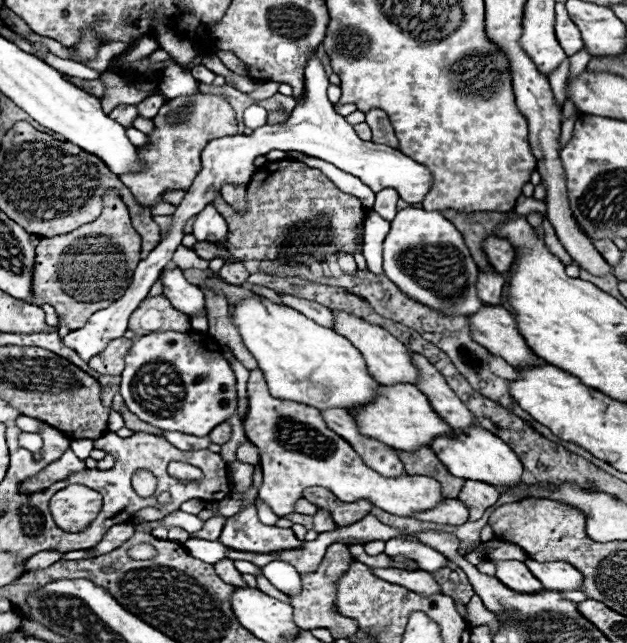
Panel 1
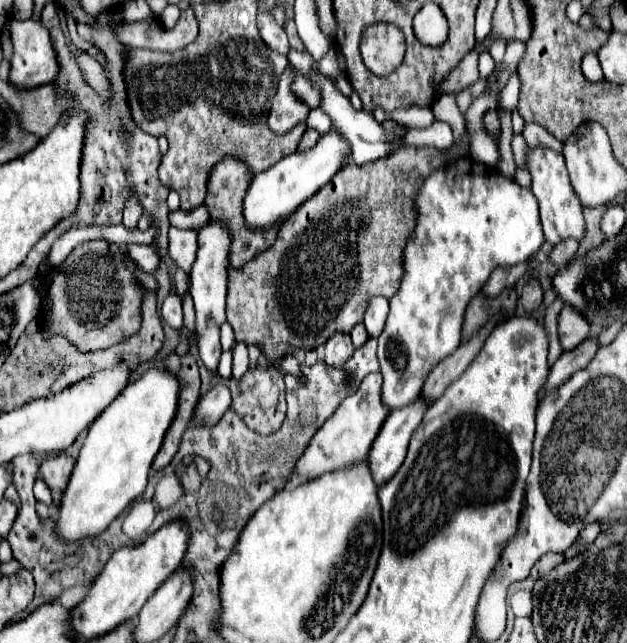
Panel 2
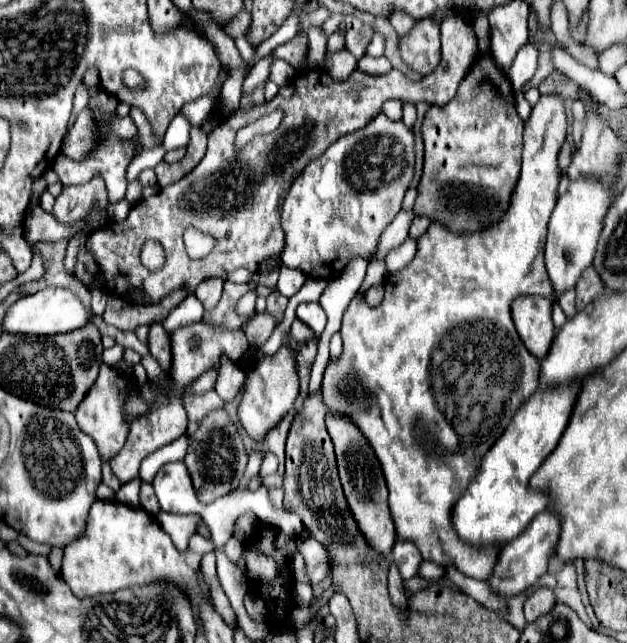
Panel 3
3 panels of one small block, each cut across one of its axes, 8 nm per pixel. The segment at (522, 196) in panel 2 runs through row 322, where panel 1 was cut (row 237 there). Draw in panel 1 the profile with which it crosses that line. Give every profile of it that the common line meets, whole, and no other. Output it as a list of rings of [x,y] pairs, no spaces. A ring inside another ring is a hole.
[[[404,208],[390,224],[384,240],[384,274],[404,294],[444,314],[468,316],[480,310],[484,304],[476,294],[476,274],[480,270],[450,220],[436,210]]]

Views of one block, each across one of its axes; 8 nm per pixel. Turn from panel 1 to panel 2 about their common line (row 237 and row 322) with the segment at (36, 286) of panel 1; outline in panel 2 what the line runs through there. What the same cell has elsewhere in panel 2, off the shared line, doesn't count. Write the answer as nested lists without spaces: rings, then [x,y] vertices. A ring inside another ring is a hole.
[[[92,240],[76,246],[60,268],[54,270],[52,282],[40,292],[42,302],[52,302],[52,330],[64,334],[82,352],[114,346],[140,328],[142,294],[134,286],[132,272],[108,252],[106,240]]]

